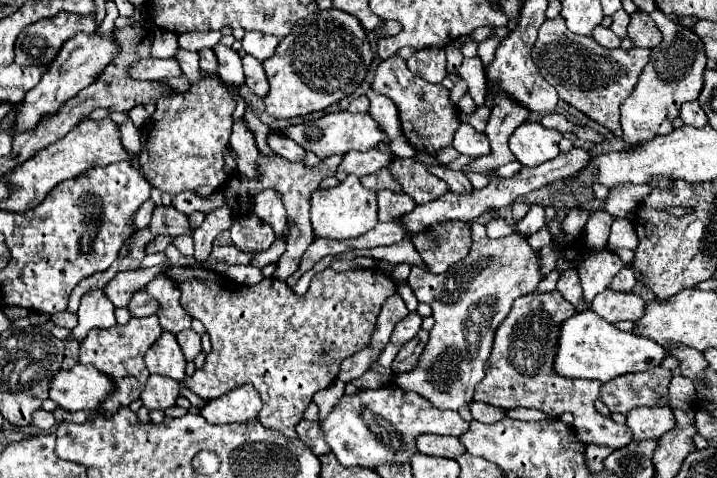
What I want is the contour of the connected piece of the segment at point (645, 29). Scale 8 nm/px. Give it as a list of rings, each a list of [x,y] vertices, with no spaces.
[[[635,11],[631,15],[631,23],[627,27],[627,35],[631,37],[635,47],[651,49],[651,47],[659,45],[659,41],[661,41],[661,31],[653,23],[653,19],[647,13],[643,13],[643,11]]]

